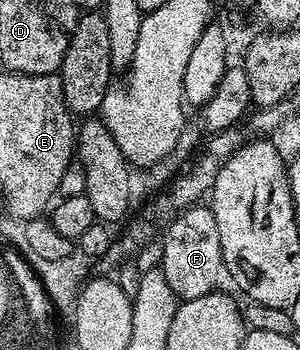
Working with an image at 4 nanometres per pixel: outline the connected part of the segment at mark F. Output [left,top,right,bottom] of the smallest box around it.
[160,205,223,300]

